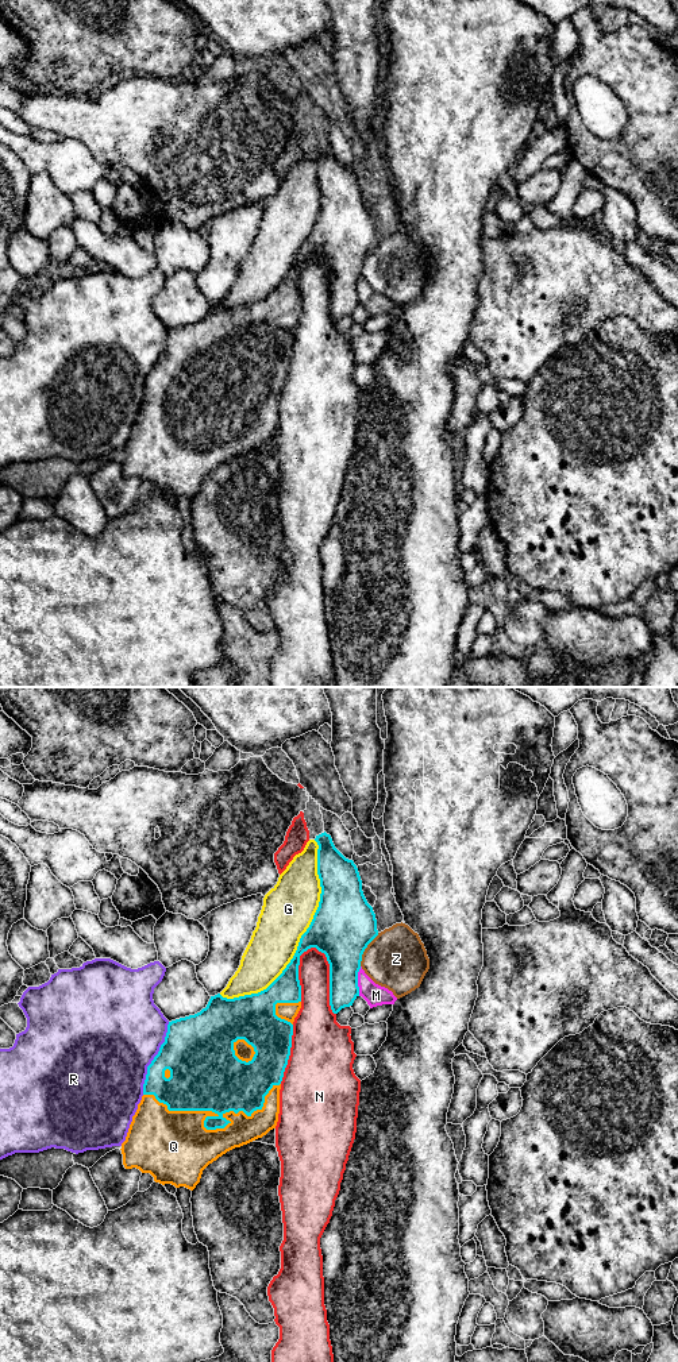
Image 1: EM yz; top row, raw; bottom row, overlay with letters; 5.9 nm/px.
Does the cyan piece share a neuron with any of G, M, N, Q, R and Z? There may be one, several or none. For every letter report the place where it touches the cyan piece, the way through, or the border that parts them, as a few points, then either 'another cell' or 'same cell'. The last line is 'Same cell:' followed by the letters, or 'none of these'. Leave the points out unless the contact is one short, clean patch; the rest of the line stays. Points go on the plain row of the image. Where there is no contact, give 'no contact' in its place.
G: contact yz (301, 244); another cell
M: contact yz (357, 290); another cell
N: contact yz (330, 286); another cell
Q: contact yz (207, 438); same cell
R: contact yz (154, 367); another cell
Z: contact yz (365, 257); another cell
Same cell: Q

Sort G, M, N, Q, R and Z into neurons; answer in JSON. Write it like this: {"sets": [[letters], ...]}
{"sets": [["G"], ["M"], ["N"], ["Q"], ["R"], ["Z"]]}

